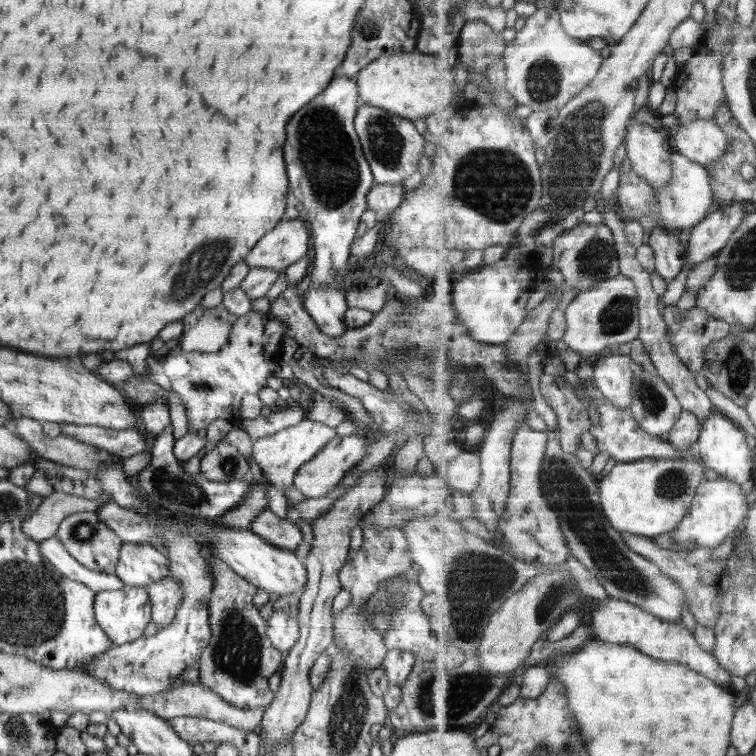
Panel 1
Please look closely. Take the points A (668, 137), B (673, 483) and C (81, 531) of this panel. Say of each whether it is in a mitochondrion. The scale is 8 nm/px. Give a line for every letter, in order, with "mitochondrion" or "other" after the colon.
A: other
B: mitochondrion
C: mitochondrion

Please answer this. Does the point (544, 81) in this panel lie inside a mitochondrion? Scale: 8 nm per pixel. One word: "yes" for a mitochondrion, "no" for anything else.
yes

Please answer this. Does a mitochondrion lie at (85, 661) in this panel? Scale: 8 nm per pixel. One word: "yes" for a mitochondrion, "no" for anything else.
no

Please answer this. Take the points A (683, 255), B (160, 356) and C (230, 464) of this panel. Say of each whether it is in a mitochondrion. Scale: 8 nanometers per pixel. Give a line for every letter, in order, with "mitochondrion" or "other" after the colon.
A: other
B: other
C: mitochondrion

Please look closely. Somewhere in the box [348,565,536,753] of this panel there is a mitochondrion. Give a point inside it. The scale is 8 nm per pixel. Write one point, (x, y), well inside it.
(463, 691)

